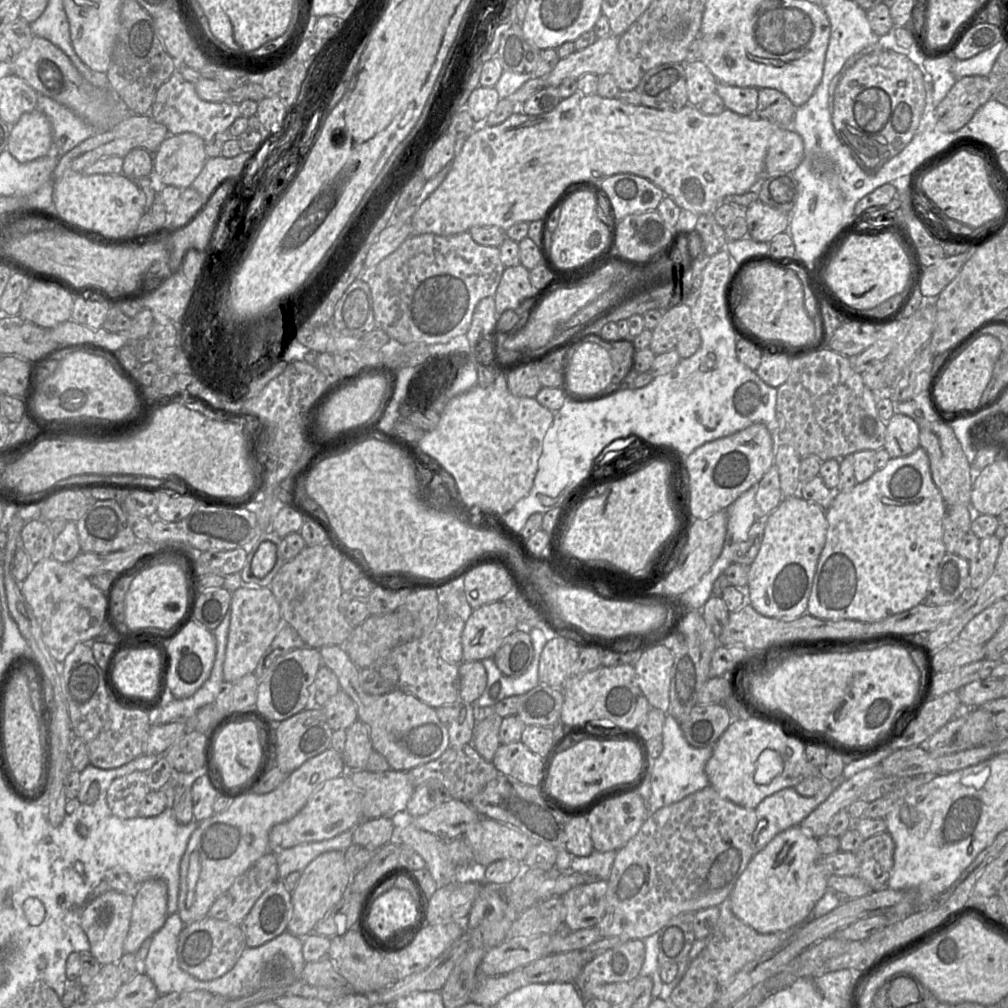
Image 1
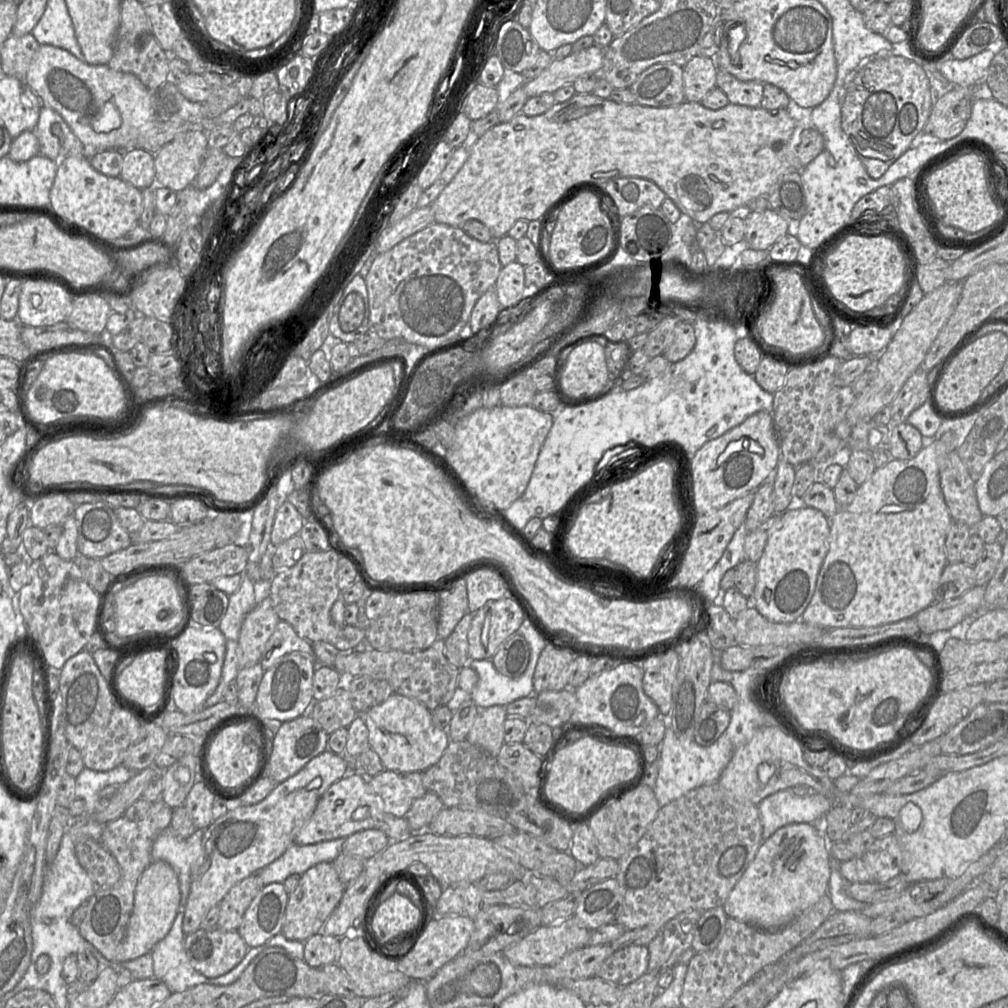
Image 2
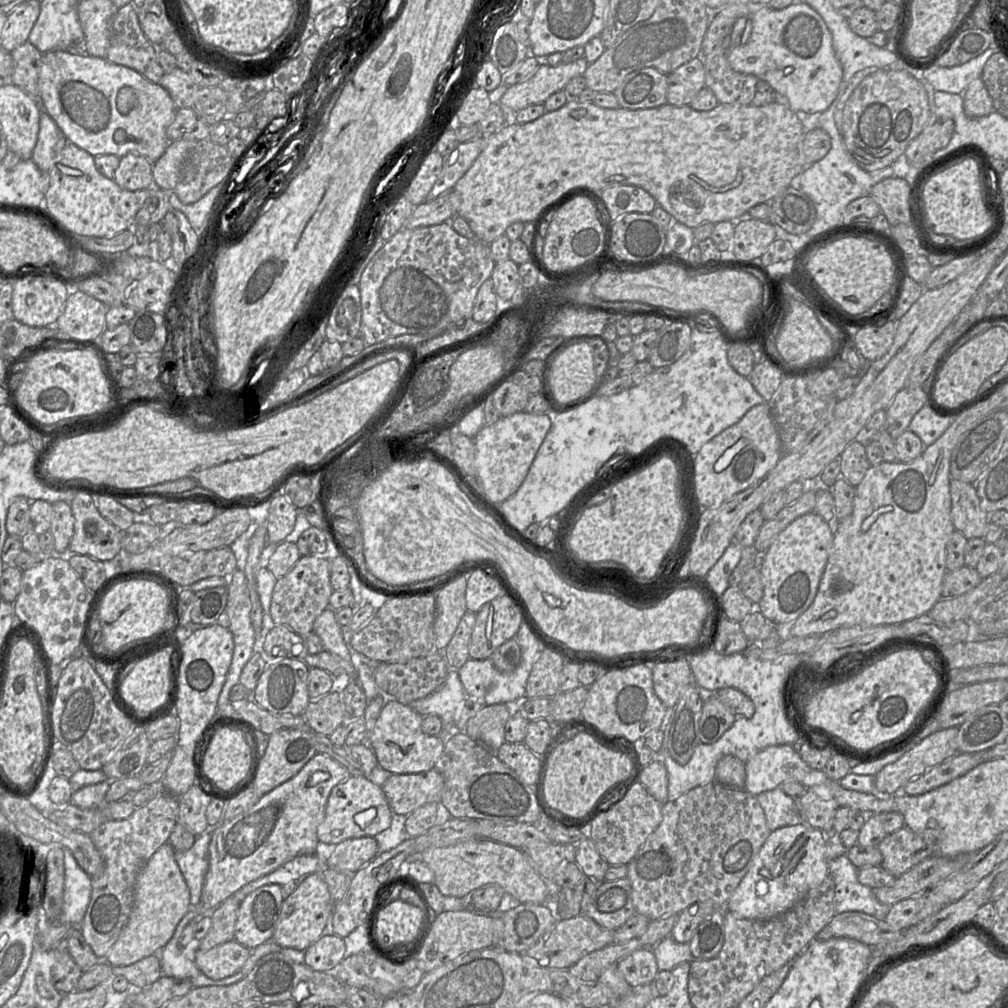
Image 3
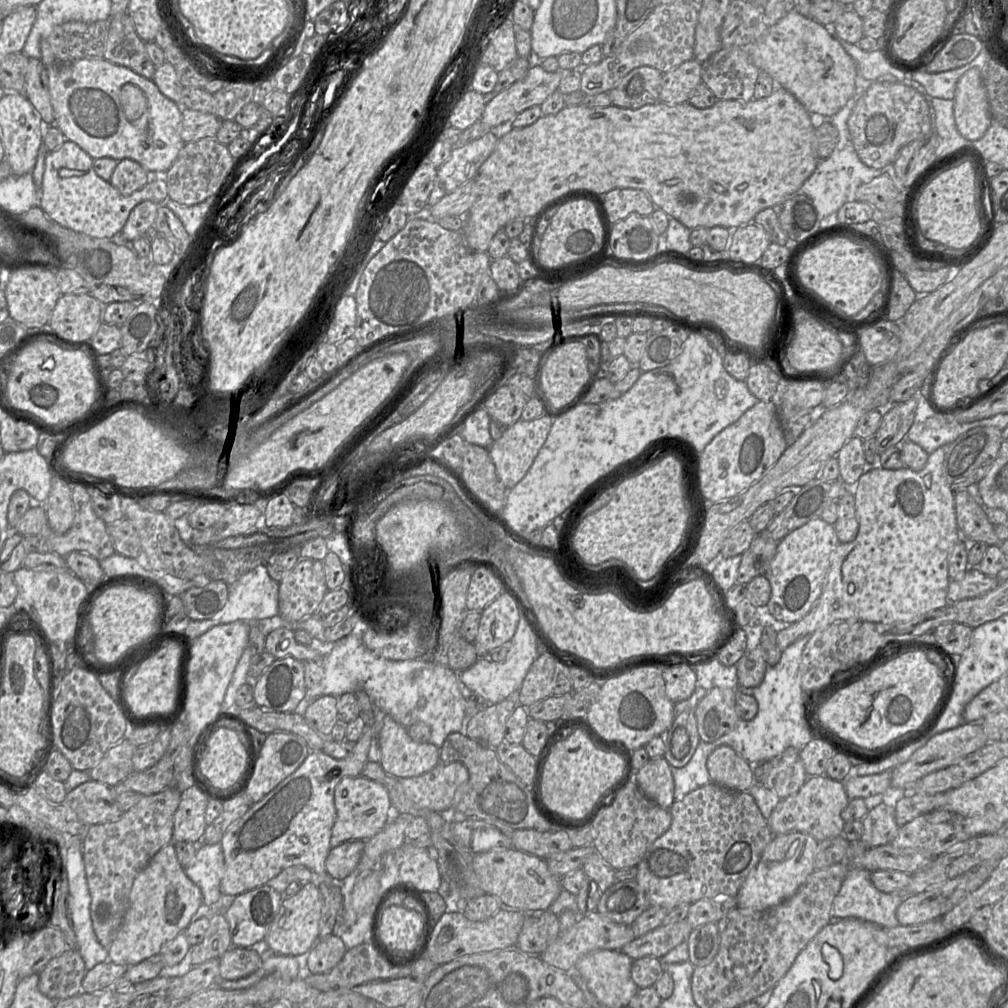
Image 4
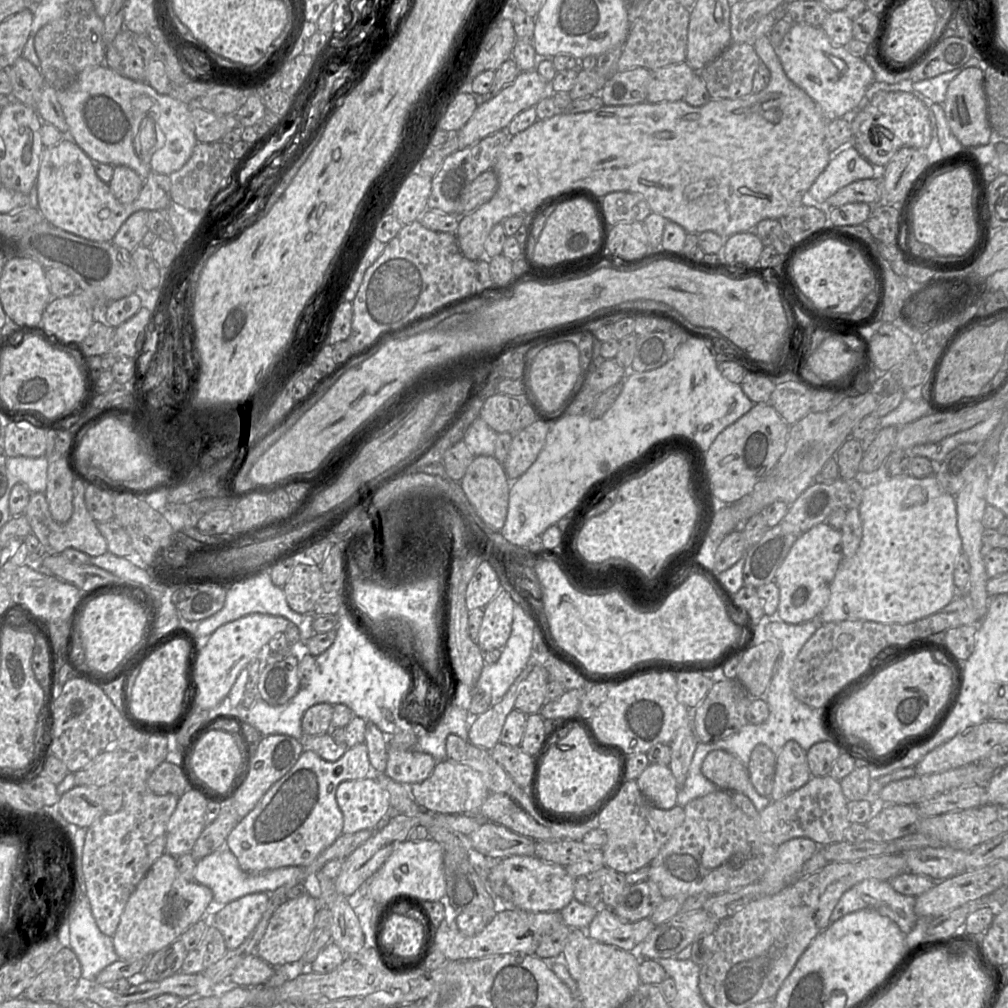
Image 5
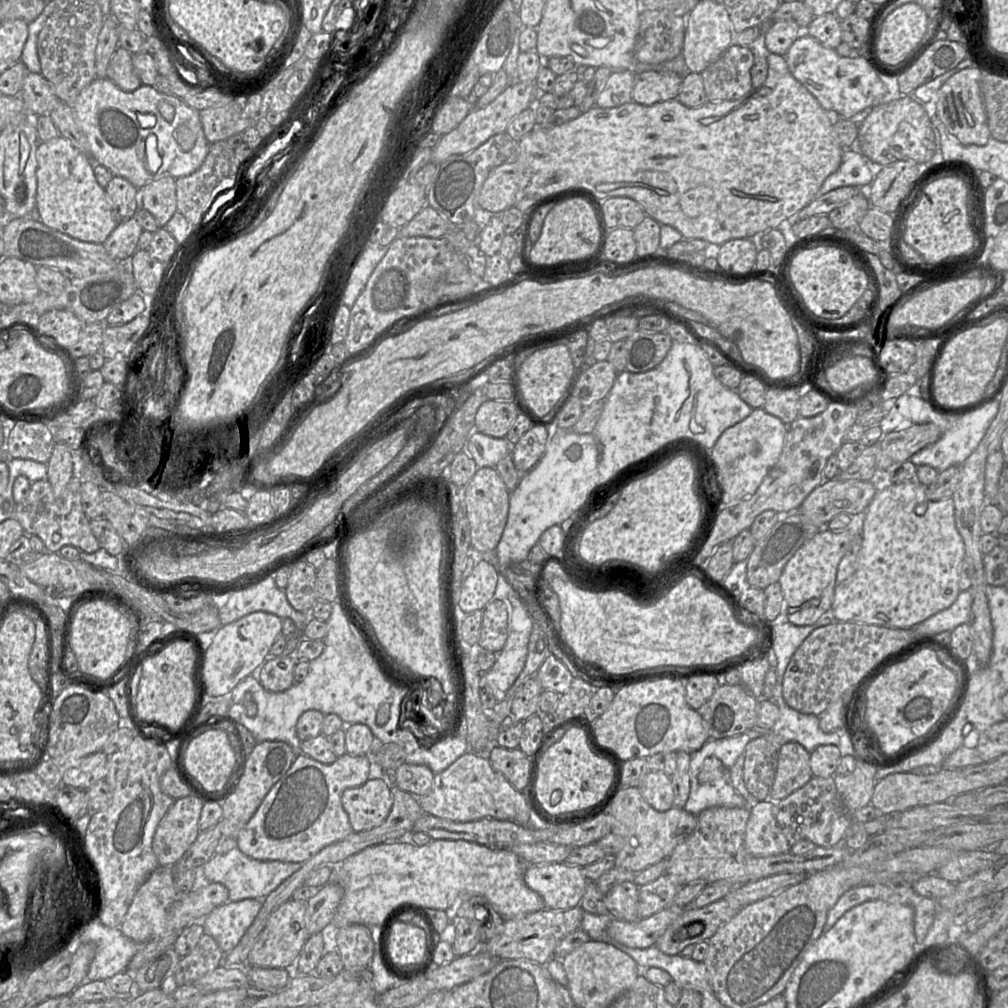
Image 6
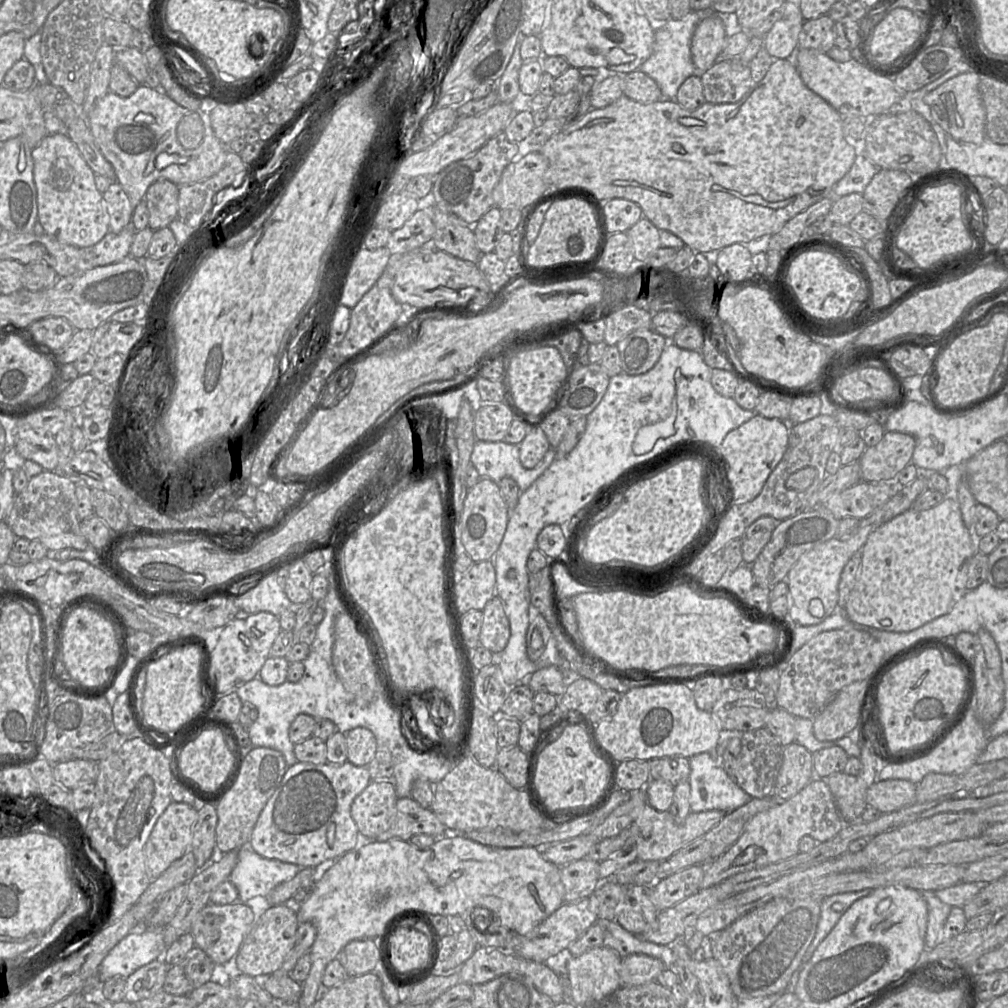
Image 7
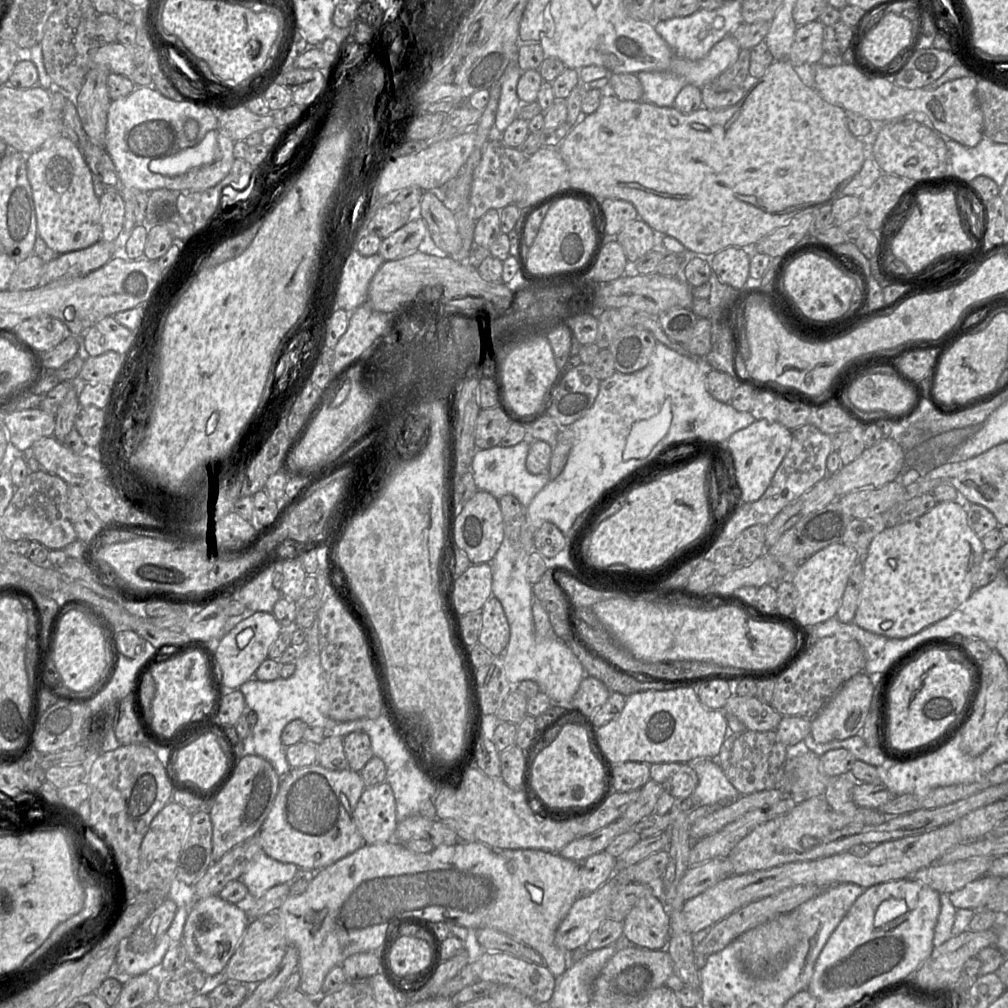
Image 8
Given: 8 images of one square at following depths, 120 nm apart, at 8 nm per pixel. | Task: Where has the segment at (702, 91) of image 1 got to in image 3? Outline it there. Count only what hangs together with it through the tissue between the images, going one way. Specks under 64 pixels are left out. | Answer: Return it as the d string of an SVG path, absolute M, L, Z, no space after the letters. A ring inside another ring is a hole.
M701 55L668 75L667 101L674 106L690 105L704 87L705 66Z

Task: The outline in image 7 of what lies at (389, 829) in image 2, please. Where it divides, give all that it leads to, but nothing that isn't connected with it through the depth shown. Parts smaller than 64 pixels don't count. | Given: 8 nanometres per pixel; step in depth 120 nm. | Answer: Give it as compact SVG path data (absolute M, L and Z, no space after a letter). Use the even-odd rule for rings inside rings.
M390 778L372 780L355 797L351 816L364 840L375 840L393 823L398 797Z

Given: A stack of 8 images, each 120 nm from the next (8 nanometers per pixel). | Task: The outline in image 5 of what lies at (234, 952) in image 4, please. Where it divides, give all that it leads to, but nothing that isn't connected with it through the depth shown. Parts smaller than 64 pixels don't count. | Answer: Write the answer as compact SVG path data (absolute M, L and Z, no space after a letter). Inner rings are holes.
M256 954L246 956L229 977L238 986L264 986L275 969Z

